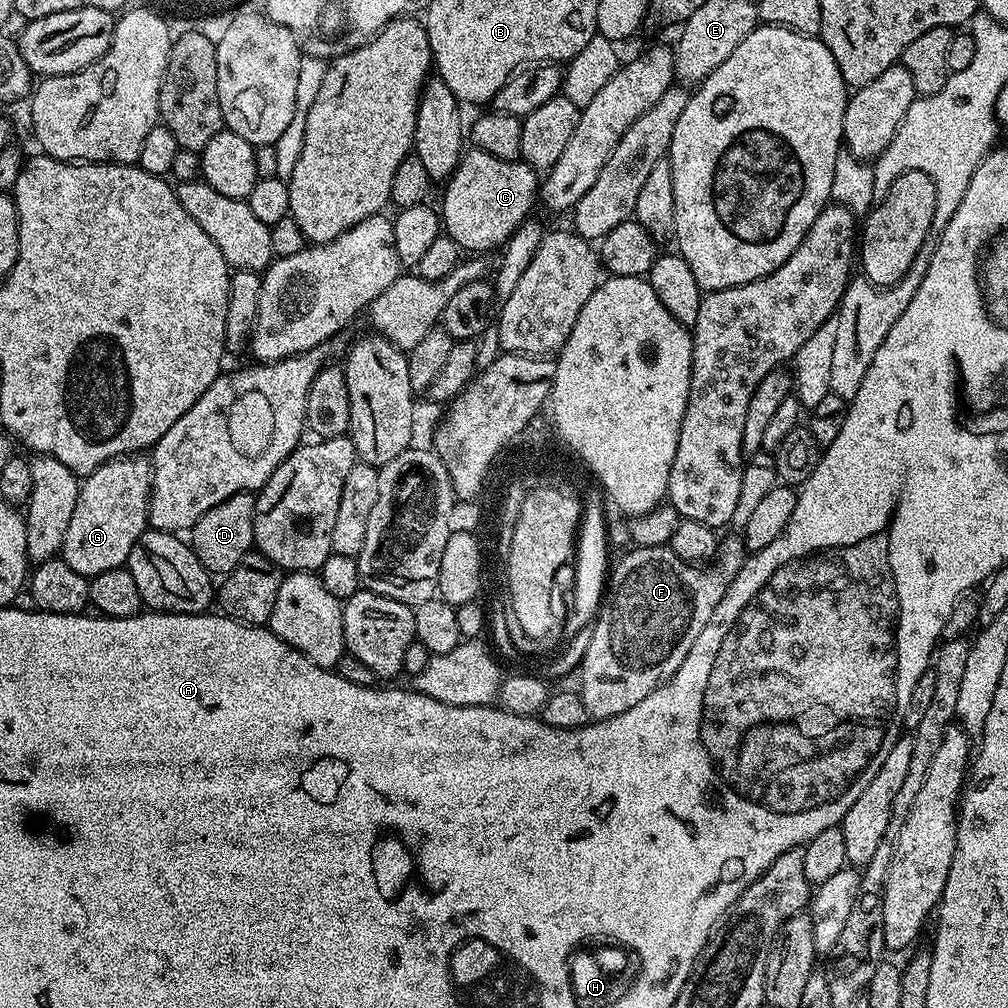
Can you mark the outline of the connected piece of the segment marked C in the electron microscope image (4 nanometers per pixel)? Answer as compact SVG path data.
M472 146L460 157L460 165L452 171L443 185L444 197L438 203L438 211L443 231L451 240L468 254L484 254L503 249L508 240L516 233L518 226L533 215L532 207L538 204L538 172L523 160L503 160L486 154L481 148Z

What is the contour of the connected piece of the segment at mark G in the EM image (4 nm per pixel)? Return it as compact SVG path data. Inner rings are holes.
M140 454L108 460L105 464L98 465L89 476L83 477L78 503L74 505L74 514L70 514L70 527L66 529L62 549L62 559L66 566L70 566L70 570L78 570L78 574L89 578L106 570L125 567L130 550L134 550L134 542L138 542L138 538L149 527L148 499L151 493L152 465Z

